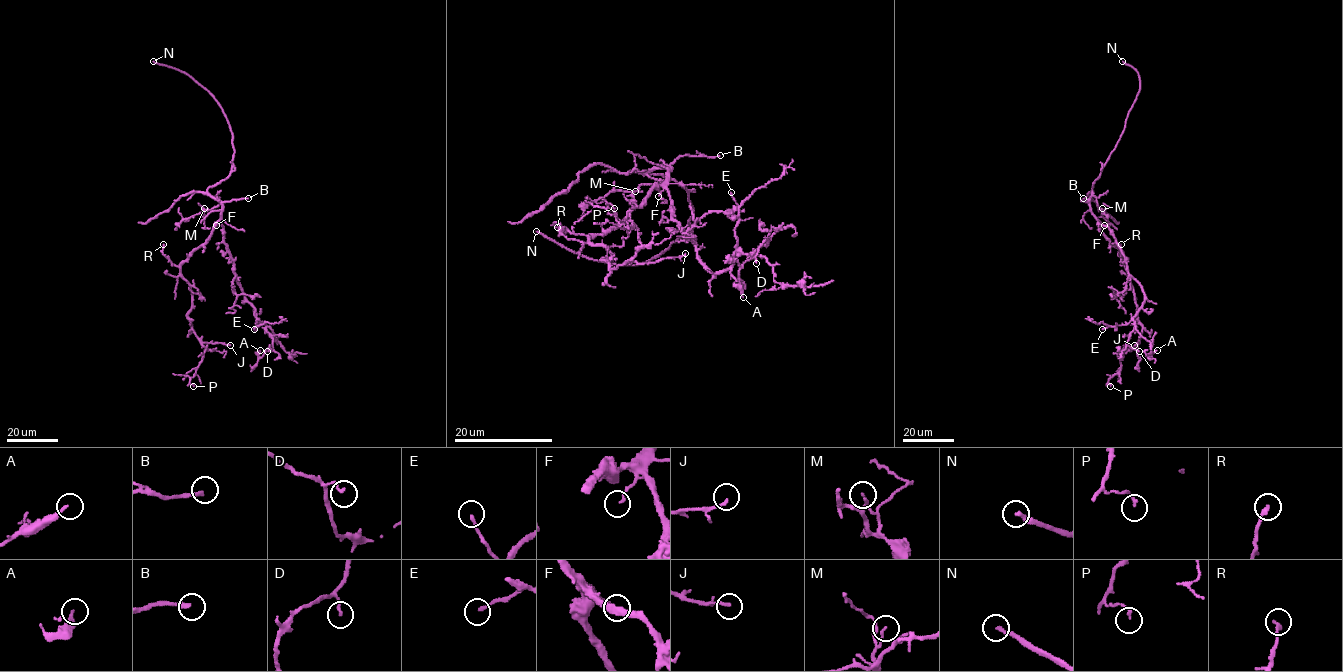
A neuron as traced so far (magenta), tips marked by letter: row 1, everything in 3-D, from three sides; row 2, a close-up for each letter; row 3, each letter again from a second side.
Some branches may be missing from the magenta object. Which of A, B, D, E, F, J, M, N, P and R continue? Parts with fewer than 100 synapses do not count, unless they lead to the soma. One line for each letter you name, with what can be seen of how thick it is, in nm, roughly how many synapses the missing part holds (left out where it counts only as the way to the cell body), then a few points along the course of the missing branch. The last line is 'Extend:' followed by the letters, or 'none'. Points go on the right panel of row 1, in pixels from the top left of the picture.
B: 220 nm thick; about 140 synapses; missing branch runs (1083, 198), (1077, 209), (1081, 212), (1077, 221), (1082, 217), (1091, 222), (1085, 221)
N: 200 nm thick; missing branch runs (1122, 61), (1115, 52), (1095, 51), (1089, 47)
Extend: B, N

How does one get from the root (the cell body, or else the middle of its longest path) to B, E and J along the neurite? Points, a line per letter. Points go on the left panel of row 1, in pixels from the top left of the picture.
B: (219, 219), (223, 202), (248, 198)
E: (219, 219), (236, 280), (245, 299), (255, 309), (257, 326), (254, 329)
J: (219, 219), (210, 237), (181, 265), (180, 273), (191, 291), (187, 318), (197, 338), (230, 345)

